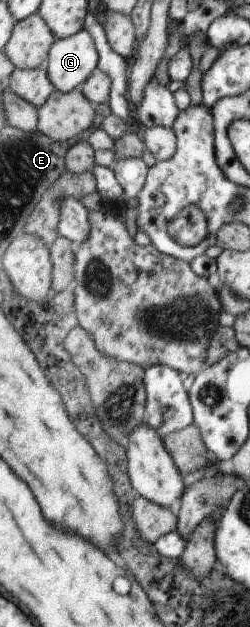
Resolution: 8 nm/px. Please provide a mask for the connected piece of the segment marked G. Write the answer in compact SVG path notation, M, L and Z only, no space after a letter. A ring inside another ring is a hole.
M86 30L56 40L48 53L45 71L55 89L63 94L85 83L97 67L98 51Z

